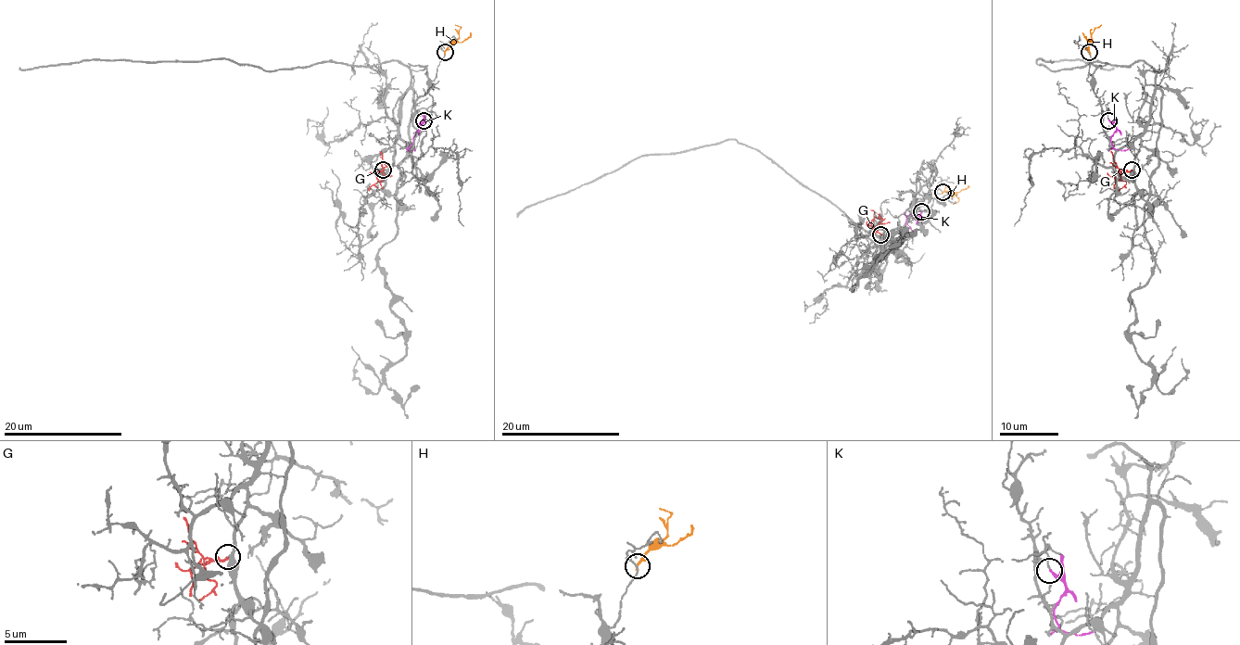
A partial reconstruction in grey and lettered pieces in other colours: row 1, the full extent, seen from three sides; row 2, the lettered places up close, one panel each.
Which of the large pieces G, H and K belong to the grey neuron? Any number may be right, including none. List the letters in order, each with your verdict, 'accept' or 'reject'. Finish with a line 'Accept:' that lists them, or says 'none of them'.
G: accept
H: reject
K: reject
Accept: G

